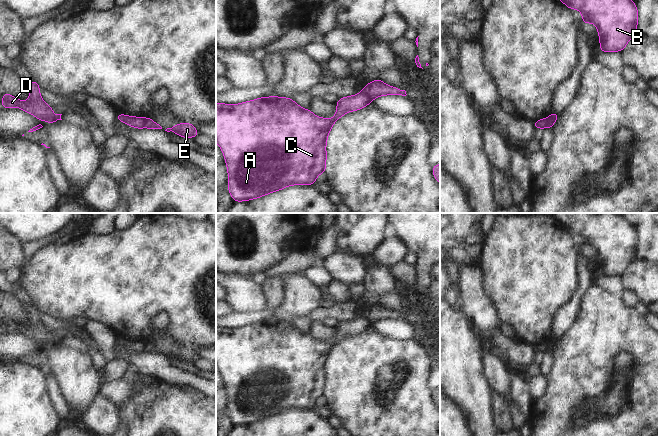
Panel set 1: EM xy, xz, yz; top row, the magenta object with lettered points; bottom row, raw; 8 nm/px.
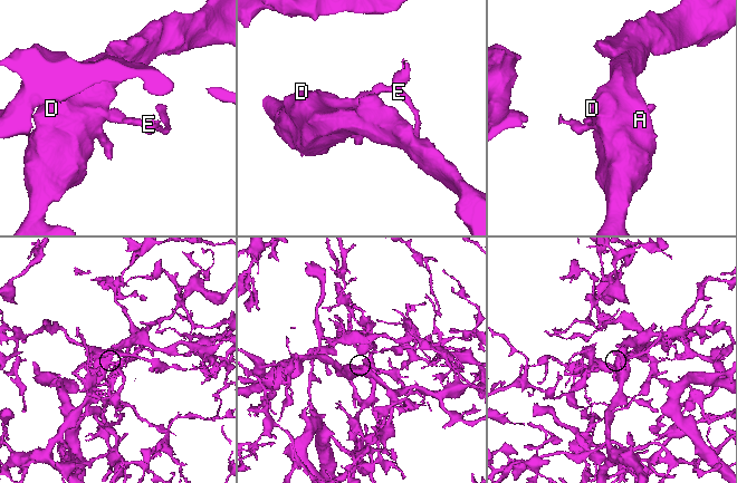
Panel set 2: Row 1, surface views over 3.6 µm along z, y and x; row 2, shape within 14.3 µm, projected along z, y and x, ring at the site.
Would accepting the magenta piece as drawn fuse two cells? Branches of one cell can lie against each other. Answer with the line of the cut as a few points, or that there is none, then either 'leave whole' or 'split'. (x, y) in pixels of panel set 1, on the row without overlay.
cut in xz along (361, 316), (364, 316), (372, 323); split

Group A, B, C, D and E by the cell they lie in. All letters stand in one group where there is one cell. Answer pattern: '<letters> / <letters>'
A B C D / E

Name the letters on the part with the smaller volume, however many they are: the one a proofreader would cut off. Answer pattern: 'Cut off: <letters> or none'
Cut off: E

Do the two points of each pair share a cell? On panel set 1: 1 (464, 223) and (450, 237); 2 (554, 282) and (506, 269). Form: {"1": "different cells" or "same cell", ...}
{"1": "same cell", "2": "same cell"}

